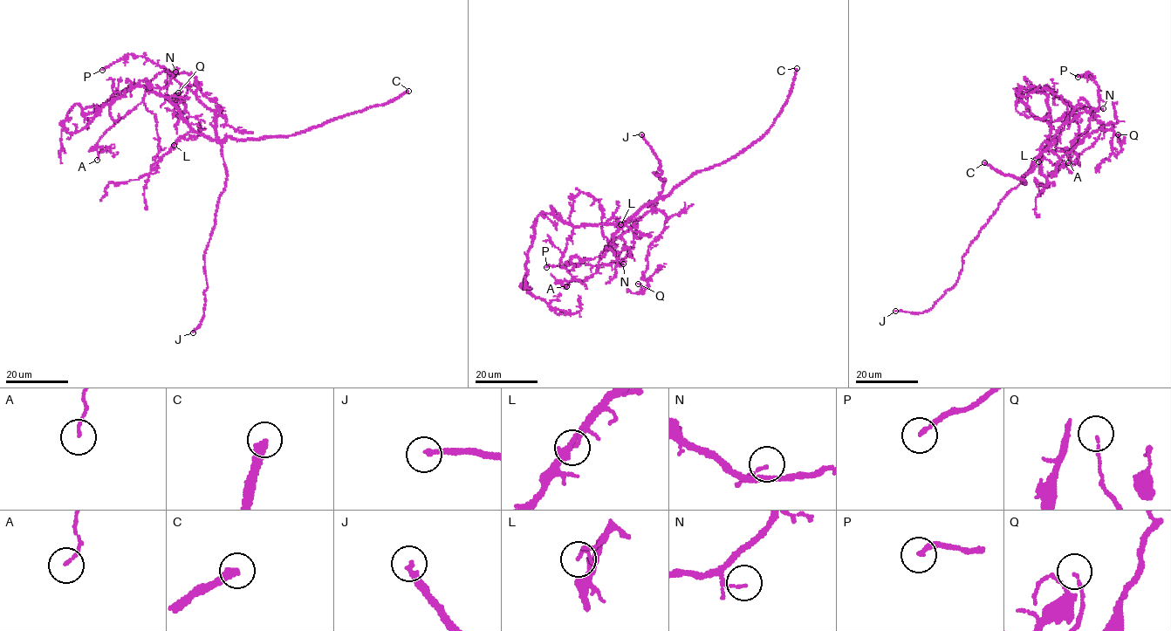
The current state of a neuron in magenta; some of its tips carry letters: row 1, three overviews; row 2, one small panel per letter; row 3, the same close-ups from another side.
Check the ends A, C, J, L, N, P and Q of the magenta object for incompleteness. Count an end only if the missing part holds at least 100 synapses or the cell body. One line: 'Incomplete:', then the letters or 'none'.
Incomplete: C, J

